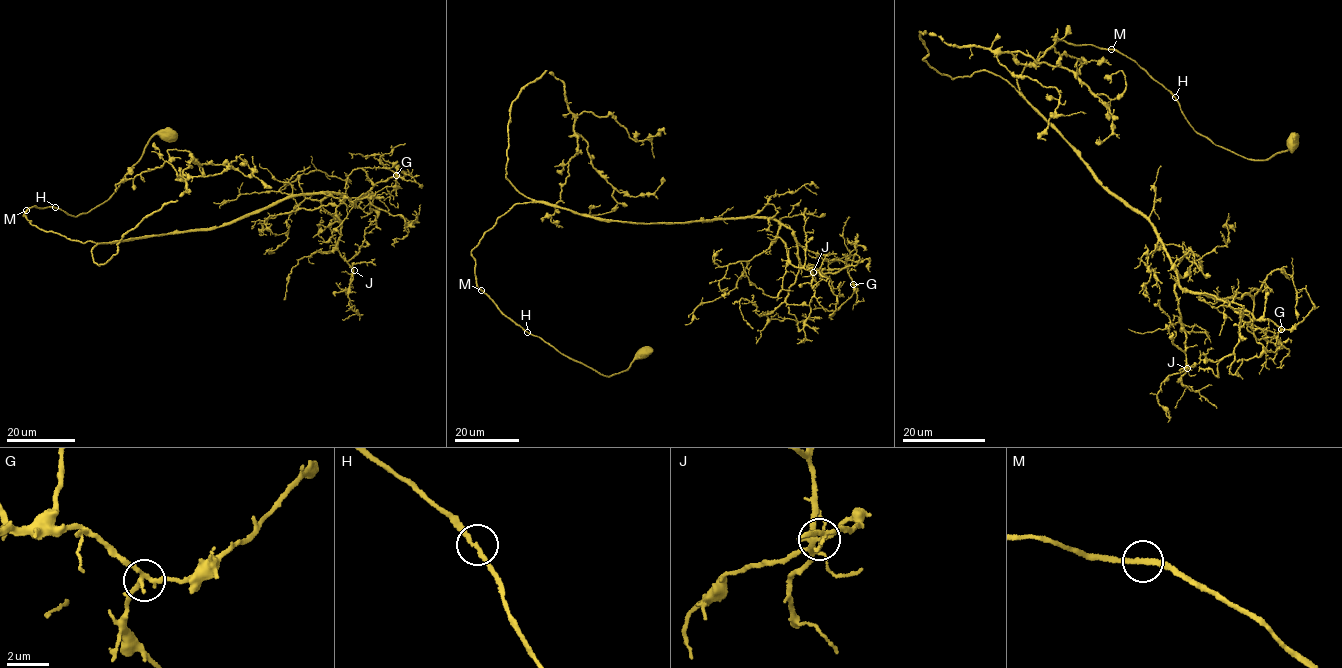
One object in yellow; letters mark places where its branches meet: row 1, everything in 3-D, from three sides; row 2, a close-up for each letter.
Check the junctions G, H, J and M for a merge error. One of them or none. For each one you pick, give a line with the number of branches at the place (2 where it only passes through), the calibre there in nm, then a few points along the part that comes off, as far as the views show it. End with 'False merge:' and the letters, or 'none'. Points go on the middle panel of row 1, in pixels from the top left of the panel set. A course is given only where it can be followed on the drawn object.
False merge: none

